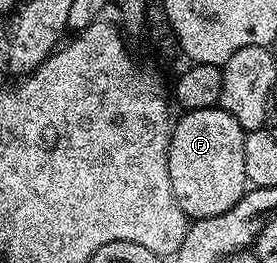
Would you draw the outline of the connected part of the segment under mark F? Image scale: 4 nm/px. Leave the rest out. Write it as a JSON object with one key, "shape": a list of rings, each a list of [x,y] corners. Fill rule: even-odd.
{"shape":[[[221,108],[213,110],[188,110],[182,115],[183,119],[174,123],[169,144],[169,180],[173,184],[173,196],[185,212],[188,219],[221,216],[237,204],[249,189],[245,176],[245,132],[229,112]]]}

